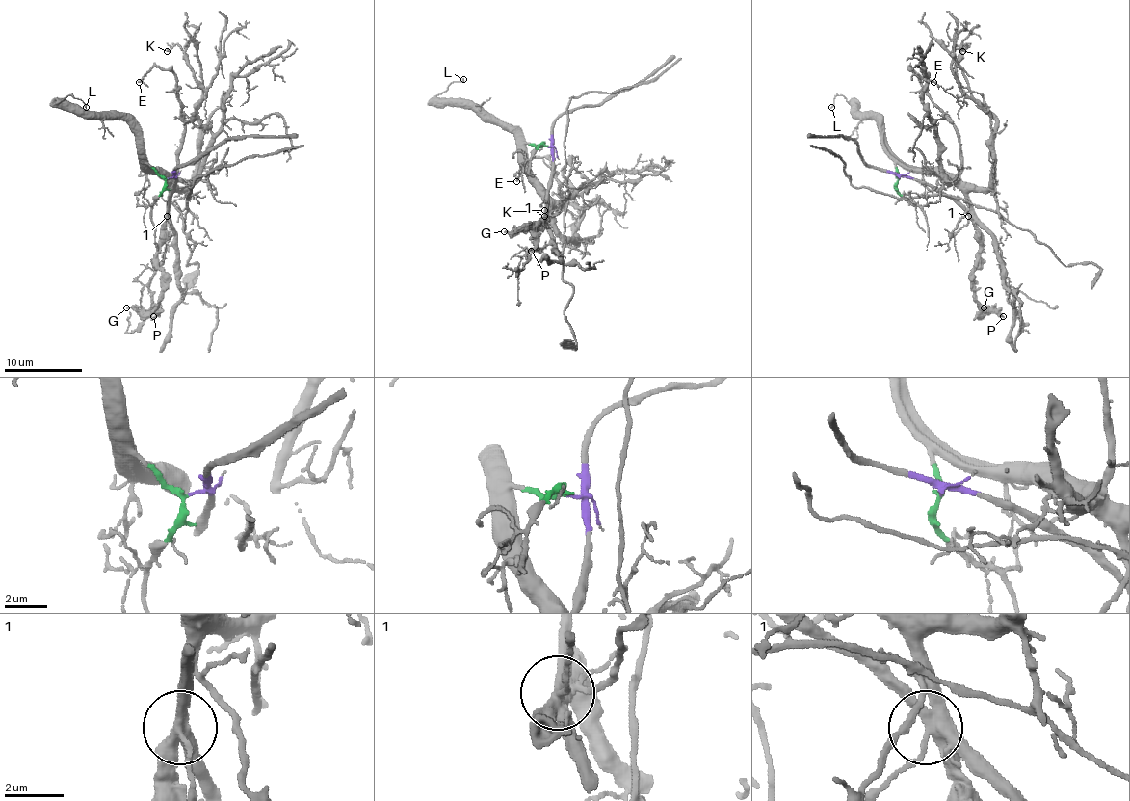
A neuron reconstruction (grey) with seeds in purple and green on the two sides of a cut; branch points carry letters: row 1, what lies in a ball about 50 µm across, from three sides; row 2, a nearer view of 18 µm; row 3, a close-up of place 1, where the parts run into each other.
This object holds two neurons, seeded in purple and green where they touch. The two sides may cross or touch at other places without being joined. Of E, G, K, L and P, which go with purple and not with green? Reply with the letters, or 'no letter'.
G, P

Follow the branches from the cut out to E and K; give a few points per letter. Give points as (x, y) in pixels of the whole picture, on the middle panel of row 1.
E: (544, 146), (527, 143), (527, 177), (554, 209), (562, 203), (554, 166), (544, 156), (529, 158), (517, 182)
K: (544, 146), (525, 145), (527, 177), (548, 221), (577, 244), (583, 211), (571, 203), (544, 211)

